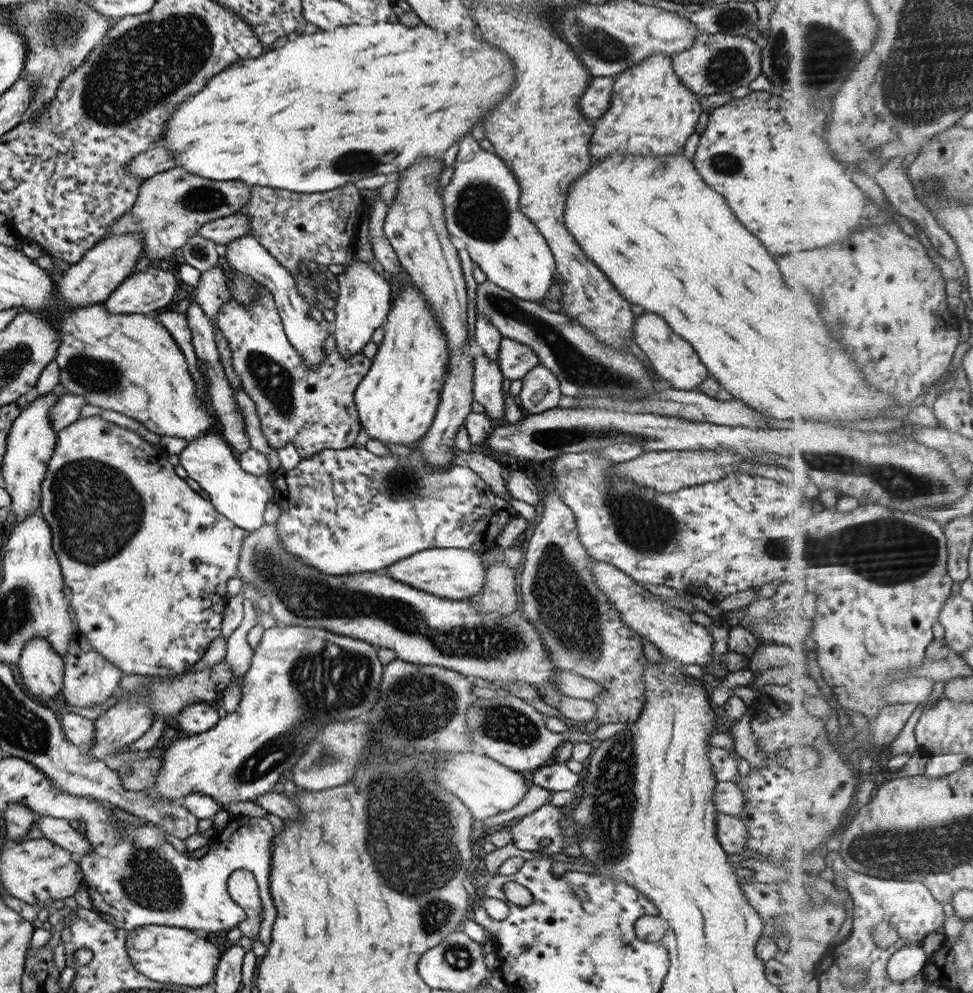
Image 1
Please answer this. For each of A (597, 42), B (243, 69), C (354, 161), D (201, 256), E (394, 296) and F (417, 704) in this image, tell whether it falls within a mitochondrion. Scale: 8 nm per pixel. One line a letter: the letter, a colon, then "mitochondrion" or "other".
A: mitochondrion
B: other
C: mitochondrion
D: other
E: other
F: mitochondrion

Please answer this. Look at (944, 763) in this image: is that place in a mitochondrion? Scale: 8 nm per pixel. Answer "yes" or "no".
no

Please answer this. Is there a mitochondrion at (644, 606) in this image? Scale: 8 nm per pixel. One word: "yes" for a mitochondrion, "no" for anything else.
no

